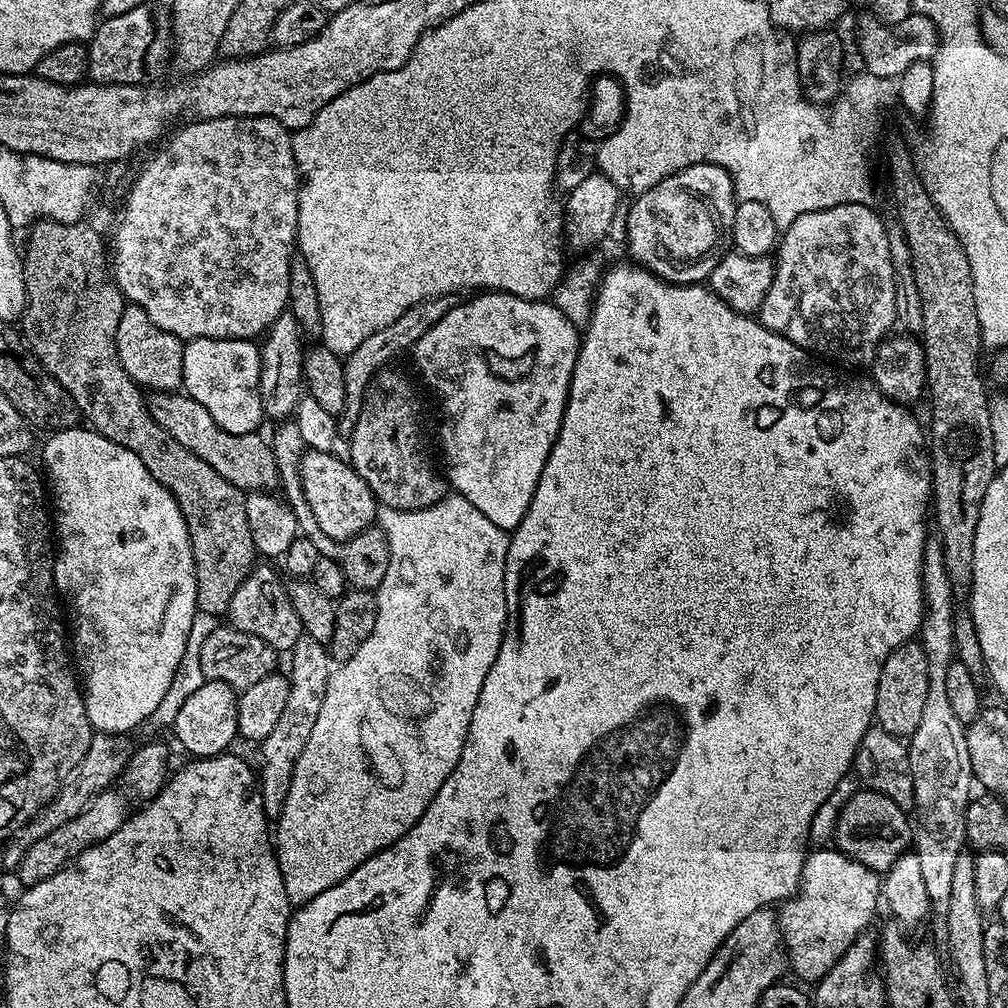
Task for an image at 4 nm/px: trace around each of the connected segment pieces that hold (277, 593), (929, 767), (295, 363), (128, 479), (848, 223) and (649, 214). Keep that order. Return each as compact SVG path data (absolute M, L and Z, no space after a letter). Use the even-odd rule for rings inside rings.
M253 567L242 586L238 586L234 598L230 598L230 606L226 613L227 623L246 634L254 634L254 638L262 638L262 642L276 649L277 653L291 653L298 638L304 635L304 627L294 611L294 602L290 602L285 581L280 581L281 573L276 573L272 568L260 567Z
M939 545L925 547L922 574L924 583L924 622L918 633L928 659L930 690L926 690L926 702L922 709L922 722L918 730L907 737L910 774L914 778L914 851L922 865L926 881L926 894L932 899L931 915L937 916L936 932L947 937L947 922L942 919L950 914L950 882L954 882L954 862L966 846L966 822L964 815L973 795L972 763L966 746L966 726L954 714L946 691L946 670L950 670L956 655L952 623L954 595L950 578L946 574L944 553Z
M287 310L271 324L263 340L264 344L260 348L262 410L269 421L287 421L295 413L298 402L306 392L303 374L306 340L298 322Z
M77 426L62 428L51 433L52 436L44 444L44 468L47 483L50 485L50 500L56 503L54 508L54 532L58 537L58 547L52 562L52 577L56 583L59 599L66 605L66 616L70 621L70 652L74 657L75 667L82 677L82 691L86 718L90 718L96 732L109 734L125 734L131 728L143 725L154 710L158 710L158 702L170 690L170 682L174 682L174 670L182 662L182 654L186 654L186 638L190 638L190 626L194 626L194 618L198 611L196 606L196 571L194 570L194 554L190 546L190 534L184 521L178 502L172 492L138 458L134 450L126 450L118 442L110 442L102 434L93 432L91 427Z
M839 204L830 206L826 210L798 214L798 218L794 218L794 222L790 222L790 226L783 229L782 235L779 237L778 247L774 252L774 263L776 265L774 282L770 282L770 291L766 293L766 298L762 298L762 306L758 313L760 324L766 326L766 330L794 342L794 346L804 349L813 357L823 358L825 361L835 362L837 365L871 365L878 346L883 340L888 339L896 324L896 279L894 278L894 262L890 262L890 242L888 241L886 220L883 220L868 204Z
M695 164L667 176L658 186L639 193L631 201L626 247L633 261L647 272L653 272L666 284L698 284L707 281L708 275L722 262L730 250L734 214L736 213L736 191L730 174L717 164Z

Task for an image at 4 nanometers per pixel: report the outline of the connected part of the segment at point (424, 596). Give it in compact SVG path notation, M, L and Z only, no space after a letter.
M448 494L434 506L422 510L381 507L376 513L375 523L388 539L390 566L386 566L386 578L382 578L379 588L374 592L376 617L373 632L368 634L348 661L337 663L333 667L326 682L326 698L322 698L322 710L318 710L318 722L314 722L314 730L310 730L306 746L302 746L298 762L294 762L286 802L274 824L276 861L280 867L282 882L286 886L288 903L292 906L302 905L310 898L322 894L322 890L330 890L330 886L341 884L359 864L366 862L366 858L398 842L398 838L405 836L420 821L422 814L426 814L426 806L430 806L434 794L442 790L442 782L450 778L454 766L458 766L458 758L462 758L470 714L474 714L478 694L482 694L482 682L486 682L486 674L490 674L490 666L494 666L494 658L498 658L498 646L502 646L502 638L508 625L504 571L510 536L494 526L494 522L490 522L490 518L486 518L486 514L478 510L478 506L466 502L466 498Z

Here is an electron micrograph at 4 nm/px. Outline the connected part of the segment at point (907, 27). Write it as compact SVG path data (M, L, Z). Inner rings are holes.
M867 14L856 24L856 48L864 59L863 71L888 82L890 78L899 78L904 71L919 60L931 61L940 49L940 35L936 32L930 18L917 15L907 23L886 24L879 16Z

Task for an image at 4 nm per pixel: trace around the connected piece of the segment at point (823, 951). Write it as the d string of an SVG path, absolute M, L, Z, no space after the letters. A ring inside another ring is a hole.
M820 846L809 851L804 857L800 887L783 901L778 908L780 934L784 938L786 960L804 980L818 982L846 954L846 950L855 942L856 937L869 927L876 907L882 904L882 876L873 868L867 868L853 856L847 856L835 846Z

